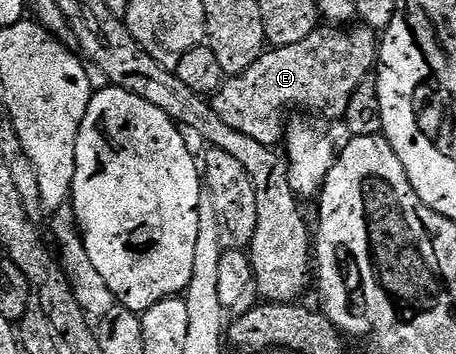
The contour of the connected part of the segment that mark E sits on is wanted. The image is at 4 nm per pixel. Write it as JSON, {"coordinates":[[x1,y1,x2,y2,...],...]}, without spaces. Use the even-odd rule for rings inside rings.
{"coordinates":[[362,24,327,29,331,30,315,30,301,44,268,49,248,70,228,77,210,95,213,112,229,128,272,148,284,141,290,106,342,119,349,108,351,93,368,81,370,70,372,73,376,69,381,38,370,26]]}

